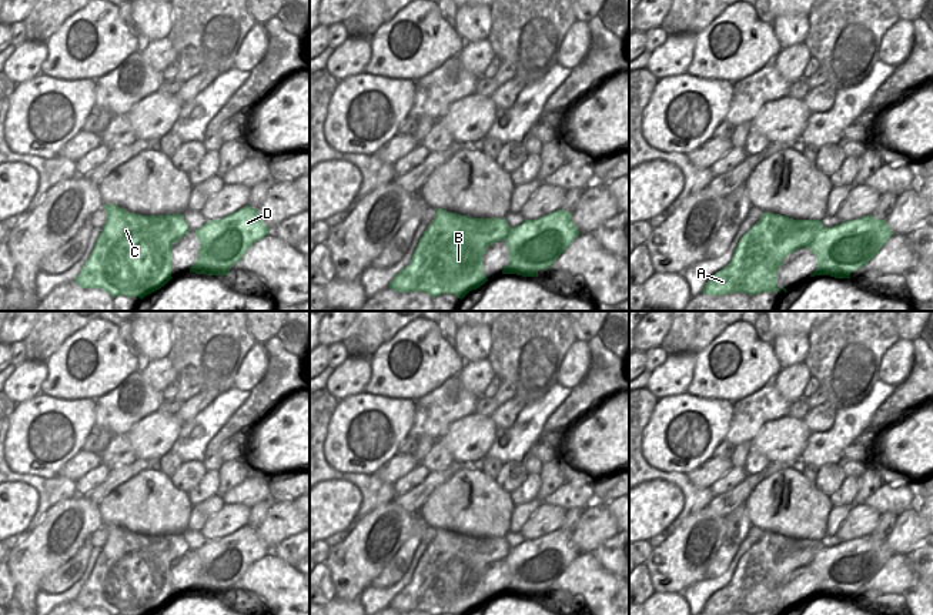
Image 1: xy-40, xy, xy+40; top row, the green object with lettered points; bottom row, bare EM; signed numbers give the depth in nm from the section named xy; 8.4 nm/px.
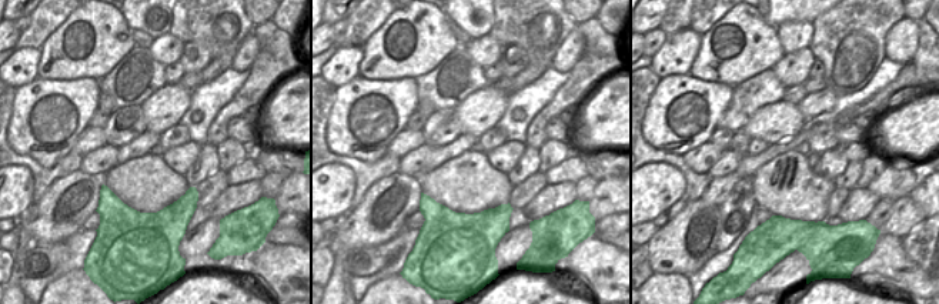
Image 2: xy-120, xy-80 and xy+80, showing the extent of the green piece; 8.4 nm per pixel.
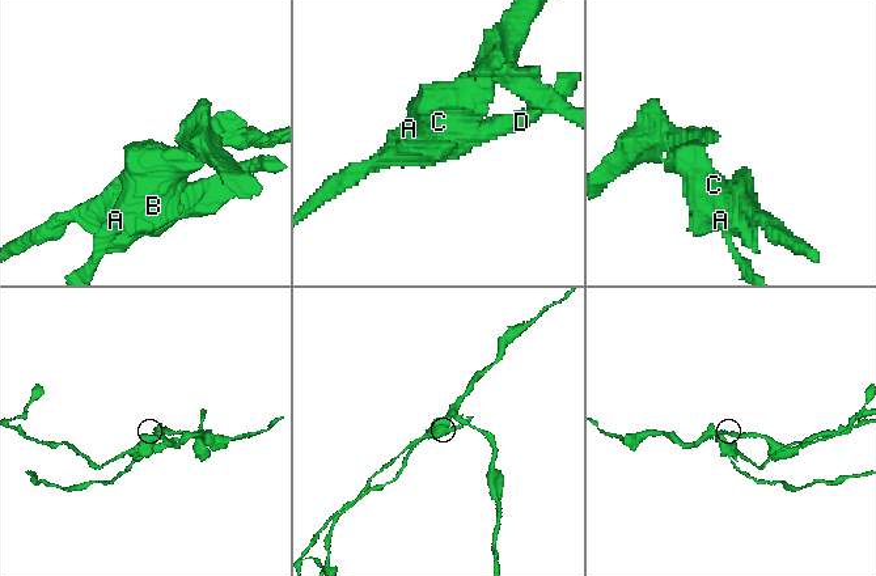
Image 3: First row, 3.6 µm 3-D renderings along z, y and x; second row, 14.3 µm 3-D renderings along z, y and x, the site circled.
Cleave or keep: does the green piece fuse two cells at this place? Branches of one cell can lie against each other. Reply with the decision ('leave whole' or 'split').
split

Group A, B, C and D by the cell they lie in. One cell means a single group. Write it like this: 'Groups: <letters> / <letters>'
Groups: A B C / D.

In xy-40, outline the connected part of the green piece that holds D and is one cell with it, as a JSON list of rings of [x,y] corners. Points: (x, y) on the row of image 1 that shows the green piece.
[[[248,205],[224,218],[207,221],[194,231],[200,248],[190,273],[230,275],[230,268],[268,233],[268,227],[258,215],[258,208]]]

